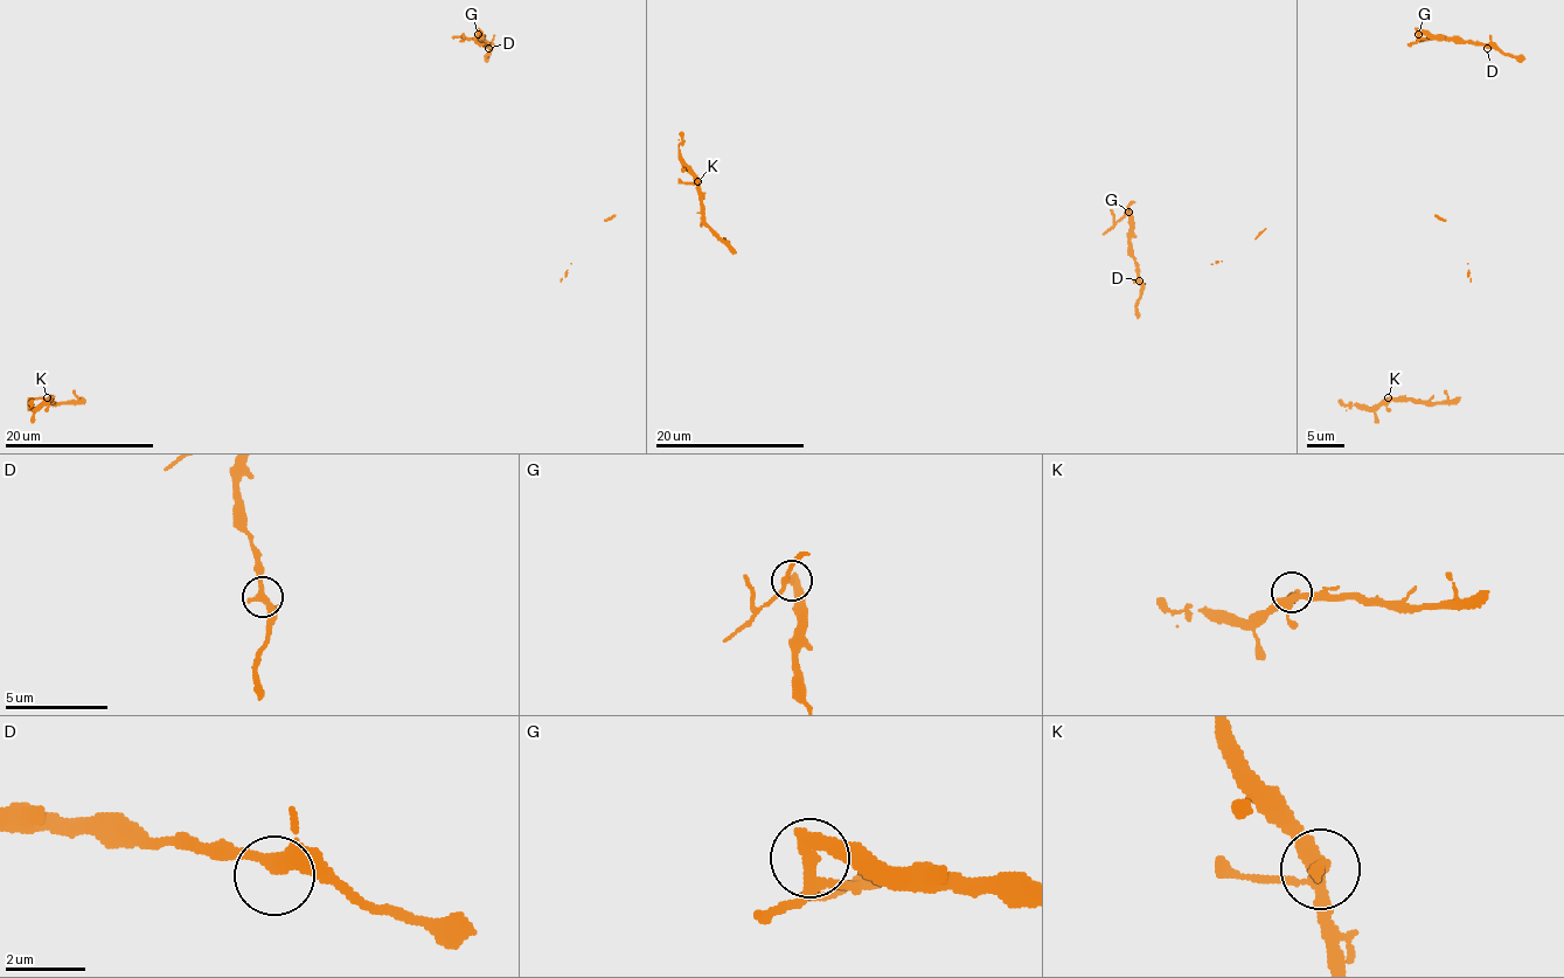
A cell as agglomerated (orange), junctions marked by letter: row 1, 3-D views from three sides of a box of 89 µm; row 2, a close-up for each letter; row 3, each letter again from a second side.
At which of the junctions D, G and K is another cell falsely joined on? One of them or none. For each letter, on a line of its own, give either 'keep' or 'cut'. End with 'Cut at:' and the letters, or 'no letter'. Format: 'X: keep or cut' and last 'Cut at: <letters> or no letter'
D: keep
G: cut
K: keep
Cut at: G

